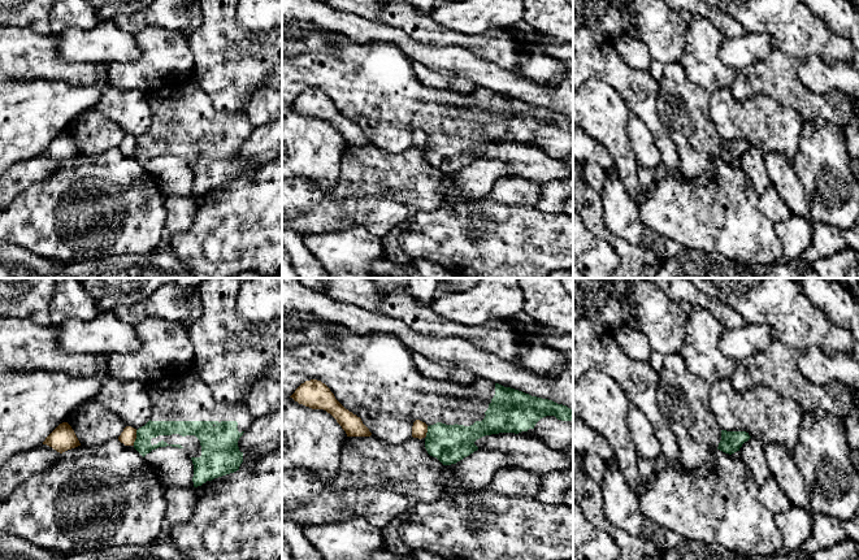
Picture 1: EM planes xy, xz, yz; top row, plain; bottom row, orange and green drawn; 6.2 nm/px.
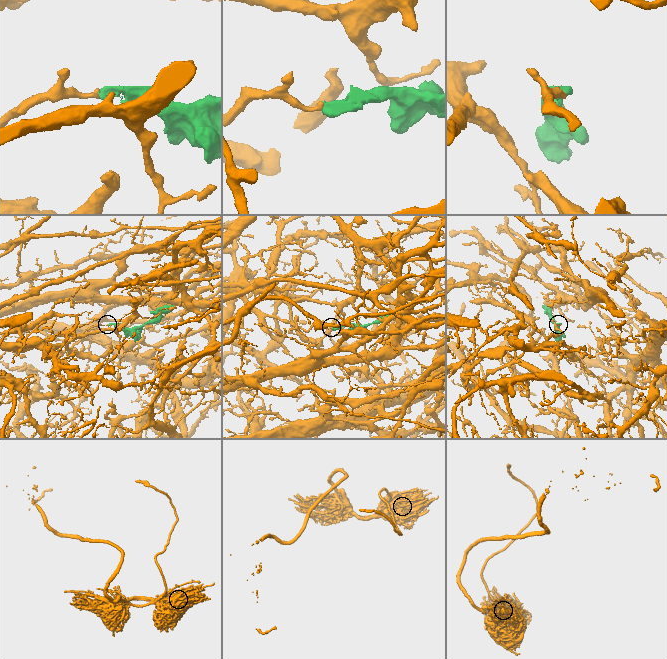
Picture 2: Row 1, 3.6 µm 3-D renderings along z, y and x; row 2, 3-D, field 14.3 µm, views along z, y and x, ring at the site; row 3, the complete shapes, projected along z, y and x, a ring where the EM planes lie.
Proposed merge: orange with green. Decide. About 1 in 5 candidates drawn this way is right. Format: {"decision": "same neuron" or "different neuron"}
{"decision": "different neuron"}

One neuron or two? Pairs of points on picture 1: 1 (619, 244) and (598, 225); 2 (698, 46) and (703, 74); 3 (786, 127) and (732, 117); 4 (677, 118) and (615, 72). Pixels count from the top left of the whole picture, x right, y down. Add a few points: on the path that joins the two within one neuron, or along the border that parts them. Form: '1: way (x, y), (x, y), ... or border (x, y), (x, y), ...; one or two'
1: way (614, 241), (603, 230); one
2: way (702, 52), (702, 59), (706, 63), (705, 68); one
3: way (773, 127), (759, 120), (745, 120); one
4: border (658, 81), (658, 116), (668, 131); two

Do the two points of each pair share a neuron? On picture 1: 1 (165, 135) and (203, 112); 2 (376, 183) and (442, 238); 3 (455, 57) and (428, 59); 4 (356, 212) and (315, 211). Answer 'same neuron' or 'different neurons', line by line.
1: same neuron
2: different neurons
3: same neuron
4: same neuron

